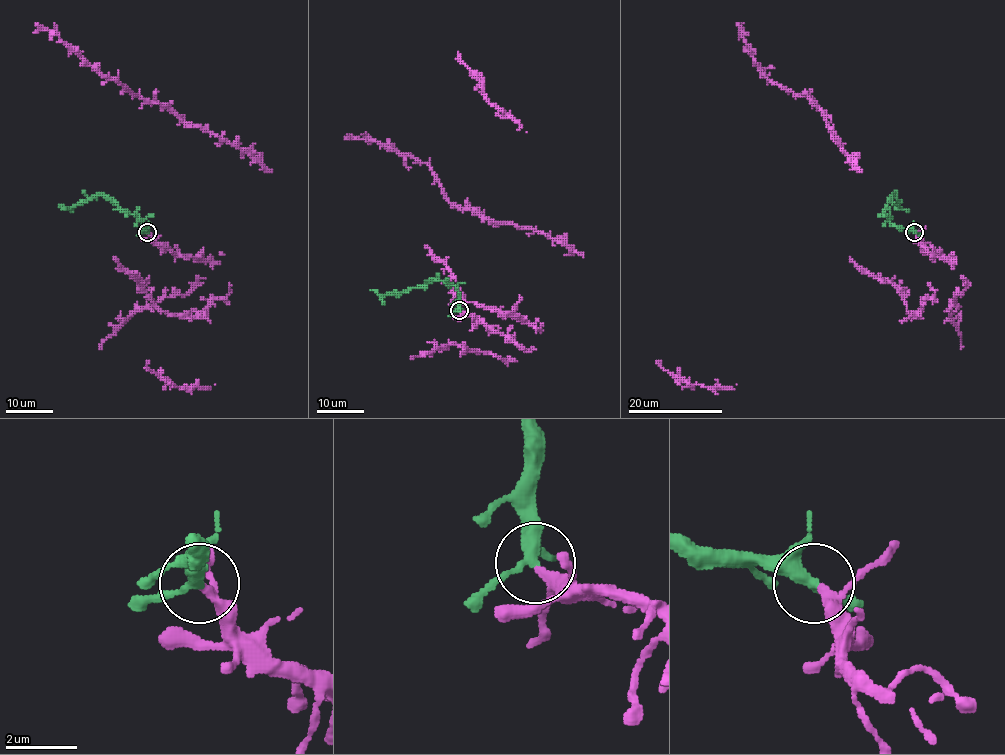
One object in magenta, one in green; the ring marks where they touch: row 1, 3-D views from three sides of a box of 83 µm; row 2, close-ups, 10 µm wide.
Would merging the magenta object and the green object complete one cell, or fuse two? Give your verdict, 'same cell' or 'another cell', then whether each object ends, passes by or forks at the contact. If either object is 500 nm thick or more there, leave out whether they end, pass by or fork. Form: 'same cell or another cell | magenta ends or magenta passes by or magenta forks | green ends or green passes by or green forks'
same cell | magenta passes by | green forks

